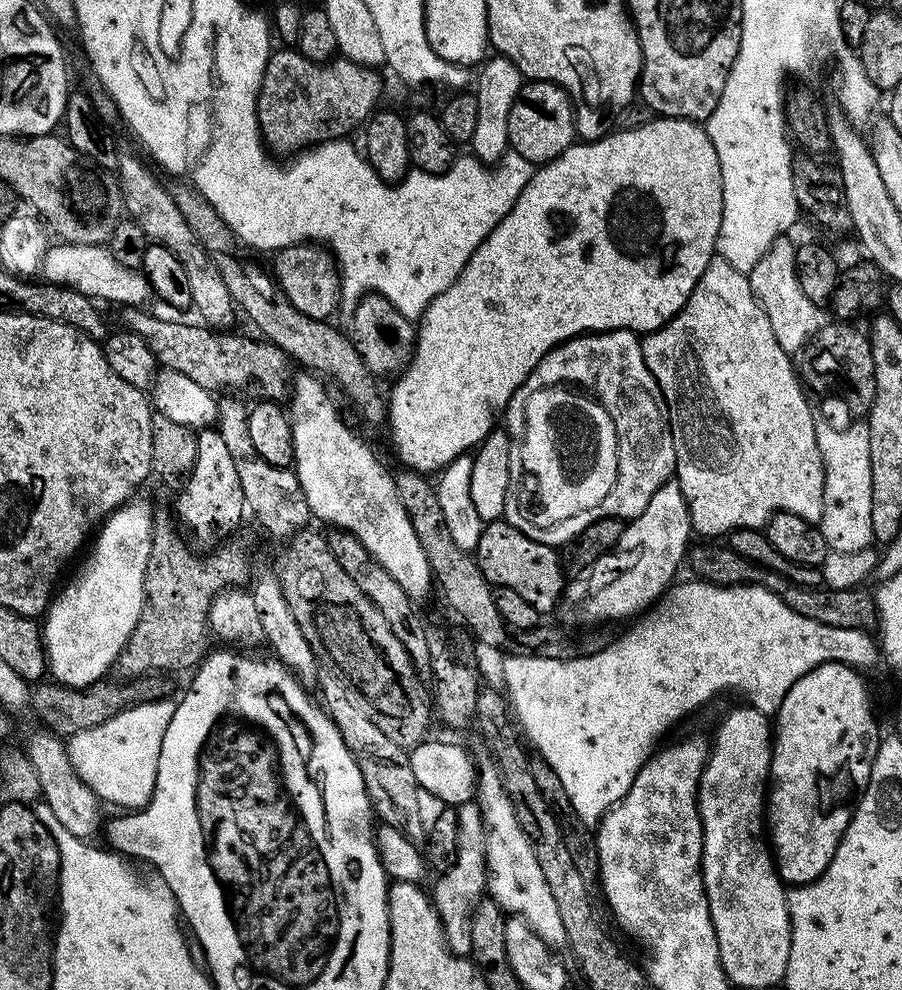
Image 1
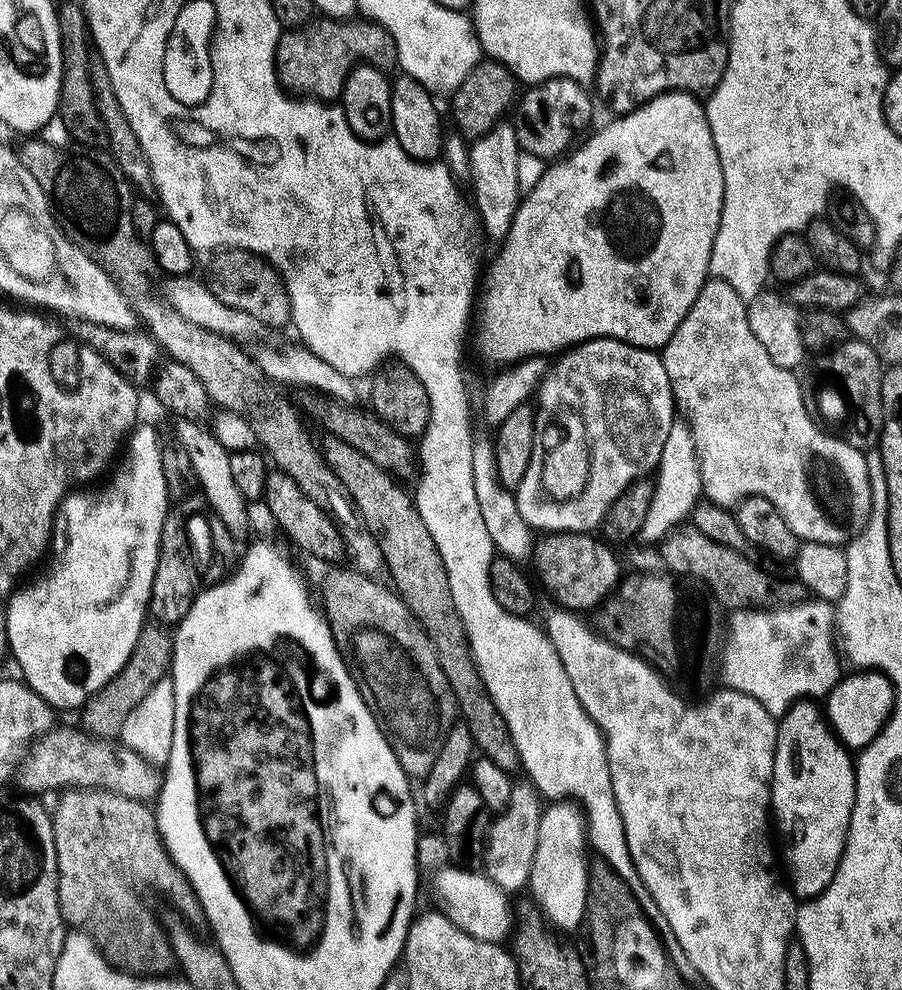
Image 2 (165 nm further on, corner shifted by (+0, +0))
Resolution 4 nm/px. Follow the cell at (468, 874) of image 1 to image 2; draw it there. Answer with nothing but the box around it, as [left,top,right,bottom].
[483,778,542,894]

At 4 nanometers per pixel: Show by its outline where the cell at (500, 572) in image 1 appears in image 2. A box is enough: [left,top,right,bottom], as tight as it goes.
[530,532,622,614]

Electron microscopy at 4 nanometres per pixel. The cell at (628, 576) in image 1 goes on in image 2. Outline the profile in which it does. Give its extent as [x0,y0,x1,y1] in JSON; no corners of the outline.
[638,422,704,542]

